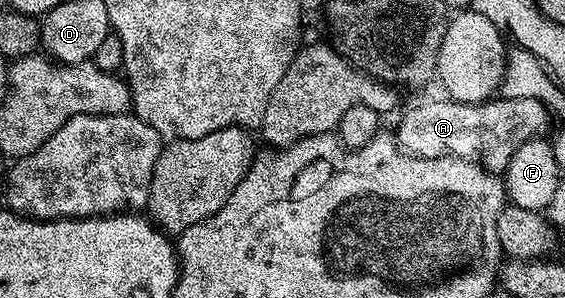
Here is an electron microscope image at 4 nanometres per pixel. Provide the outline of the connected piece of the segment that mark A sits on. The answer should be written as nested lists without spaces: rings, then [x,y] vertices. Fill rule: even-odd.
[[[530,97],[494,98],[482,104],[464,104],[451,98],[416,104],[400,120],[394,139],[410,156],[458,156],[475,160],[485,169],[503,173],[515,151],[527,140],[547,137],[549,105]]]

